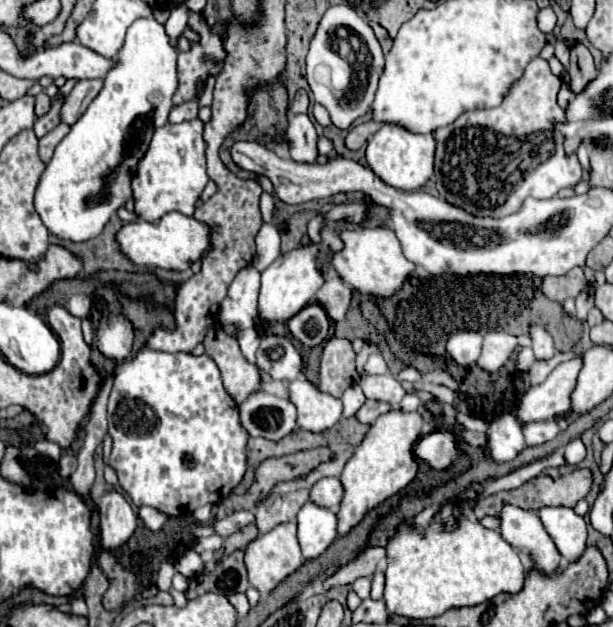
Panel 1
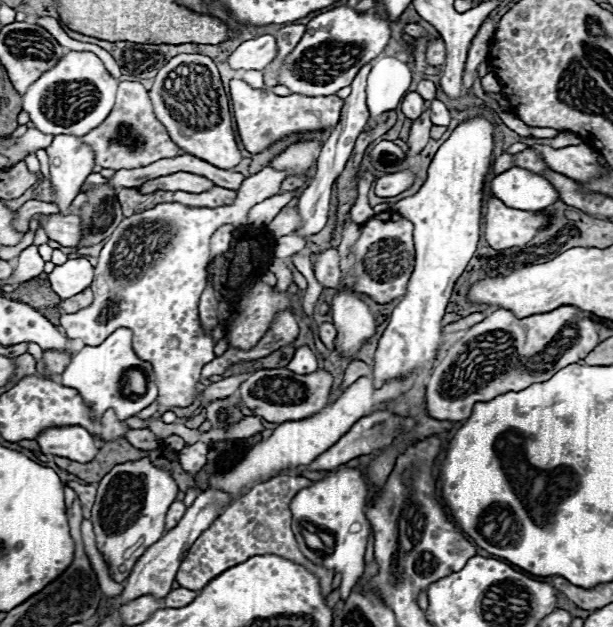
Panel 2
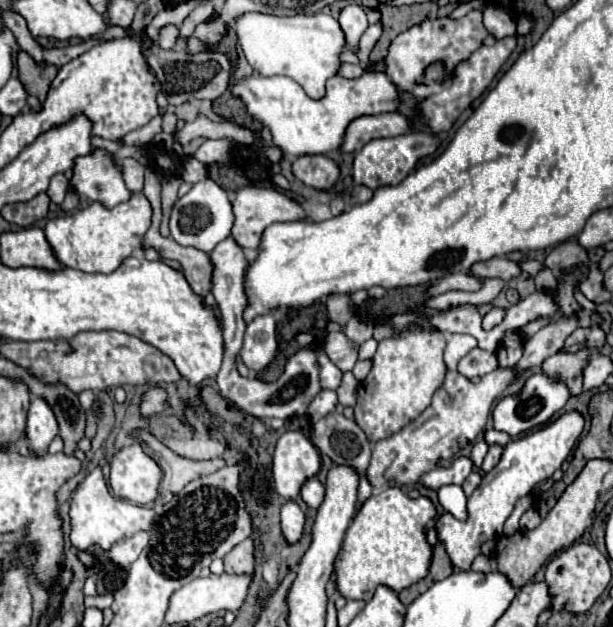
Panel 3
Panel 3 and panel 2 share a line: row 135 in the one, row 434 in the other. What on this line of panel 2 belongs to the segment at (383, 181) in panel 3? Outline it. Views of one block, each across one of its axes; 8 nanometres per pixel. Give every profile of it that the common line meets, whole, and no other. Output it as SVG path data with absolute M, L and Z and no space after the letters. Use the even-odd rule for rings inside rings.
M484 116L466 118L456 126L450 138L438 148L432 164L428 168L428 178L422 188L392 208L414 224L414 246L416 246L416 264L412 278L408 282L406 294L400 304L394 308L388 328L384 330L378 350L374 354L374 384L382 386L392 378L408 376L410 372L418 372L414 386L410 392L402 394L396 400L386 402L380 408L390 408L396 414L412 416L416 426L408 434L400 434L390 446L380 450L380 456L368 464L368 480L380 490L386 482L388 474L394 468L396 456L404 452L408 444L414 444L422 438L442 434L450 430L452 422L432 420L424 412L424 386L430 376L432 364L436 360L436 352L442 342L442 316L448 306L454 282L464 272L466 264L476 252L480 240L480 222L482 222L482 200L484 200L484 180L492 166L492 150L494 150L494 126Z

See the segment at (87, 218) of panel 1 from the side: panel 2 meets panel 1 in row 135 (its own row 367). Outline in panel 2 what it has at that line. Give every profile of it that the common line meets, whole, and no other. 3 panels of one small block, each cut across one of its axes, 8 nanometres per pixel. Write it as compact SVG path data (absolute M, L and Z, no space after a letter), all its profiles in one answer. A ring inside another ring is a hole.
M118 328L102 344L84 346L76 356L72 356L68 368L62 372L62 384L68 386L68 388L78 390L82 394L84 402L90 406L94 416L100 416L104 410L114 408L120 420L126 420L126 418L138 414L148 404L152 404L156 400L156 396L158 396L158 388L156 388L156 382L154 382L154 370L152 370L152 366L148 362L144 362L144 360L140 360L136 356L136 352L132 348L132 332L128 328ZM132 368L144 372L146 380L148 380L148 390L146 390L144 396L140 396L140 404L138 404L138 400L124 398L122 392L120 392L122 374L126 370L132 370Z

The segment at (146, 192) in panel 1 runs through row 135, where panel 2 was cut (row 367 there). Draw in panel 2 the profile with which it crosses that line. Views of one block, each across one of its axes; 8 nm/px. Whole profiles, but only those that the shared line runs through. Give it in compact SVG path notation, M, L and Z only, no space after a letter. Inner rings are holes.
M264 168L260 170L258 174L252 174L248 178L244 178L242 186L238 188L238 194L236 194L236 200L232 204L226 204L226 206L218 206L218 208L190 208L190 206L184 206L184 204L178 204L178 202L162 202L162 204L156 204L154 208L150 210L144 210L144 212L138 212L138 214L132 214L128 218L124 218L120 222L120 226L114 230L114 234L106 240L100 256L98 256L98 264L94 268L94 282L92 282L92 288L94 288L94 302L88 306L88 308L82 308L80 312L76 314L66 314L62 312L60 308L60 324L62 328L66 330L66 336L72 338L72 340L82 340L84 344L100 344L102 340L106 340L106 336L110 336L116 328L130 328L134 332L134 350L136 354L150 362L154 366L154 372L156 372L156 384L158 384L158 412L154 416L162 416L166 410L170 410L172 406L188 406L196 400L198 396L198 380L200 380L200 370L210 362L214 360L214 342L212 342L212 336L204 336L204 330L200 326L200 320L198 320L198 300L200 300L200 294L204 292L206 288L206 266L210 262L210 236L224 224L248 224L248 212L252 206L260 204L262 200L274 196L278 190L280 190L280 184L282 180L286 178L286 172L282 170L274 170L274 168Z

